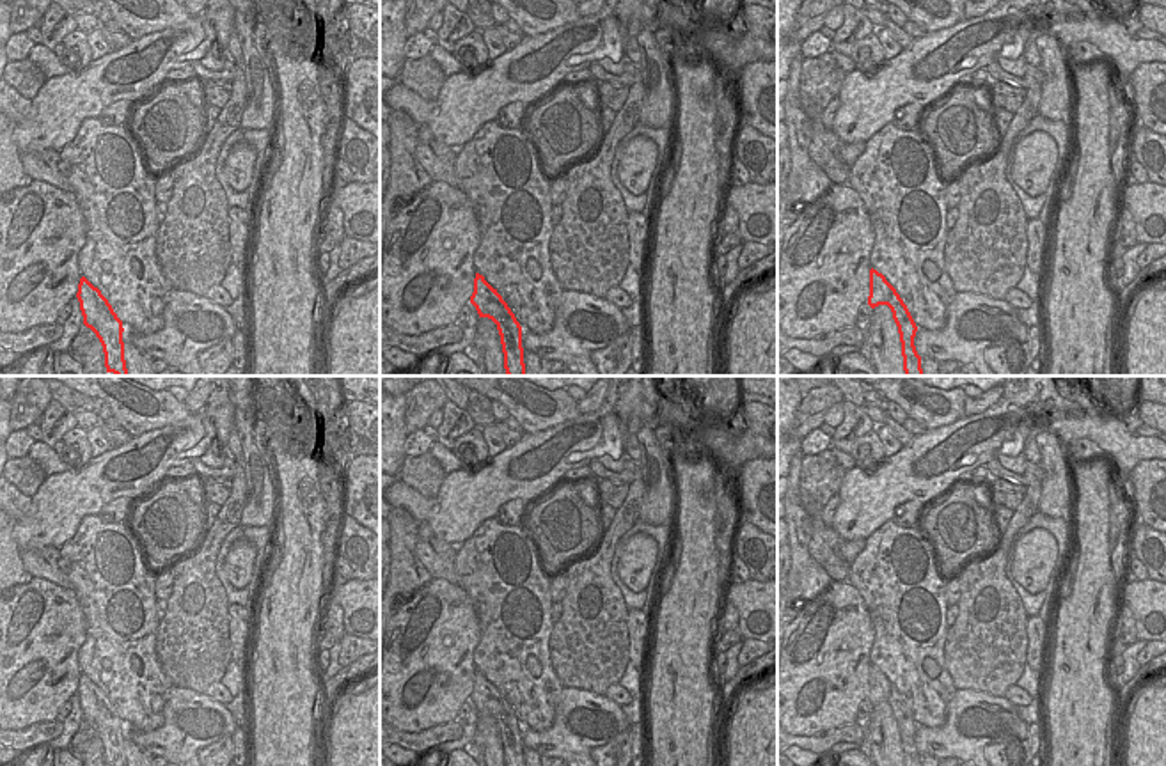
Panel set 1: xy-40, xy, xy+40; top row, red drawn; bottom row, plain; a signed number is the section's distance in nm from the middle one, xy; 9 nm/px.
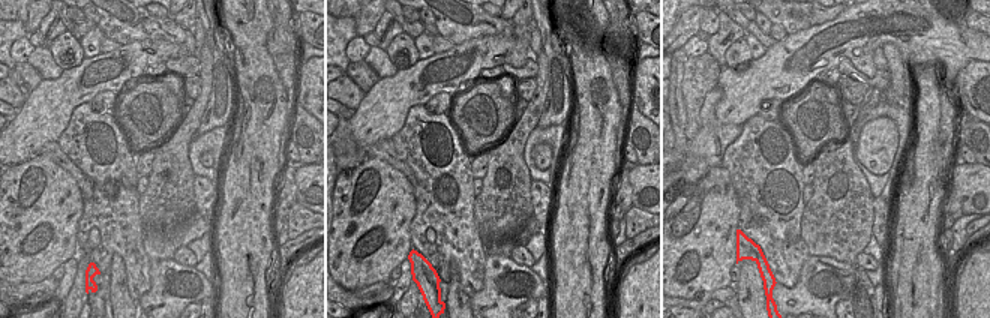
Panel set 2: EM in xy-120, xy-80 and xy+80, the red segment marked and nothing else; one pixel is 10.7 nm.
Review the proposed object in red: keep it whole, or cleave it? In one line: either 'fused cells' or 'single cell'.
single cell

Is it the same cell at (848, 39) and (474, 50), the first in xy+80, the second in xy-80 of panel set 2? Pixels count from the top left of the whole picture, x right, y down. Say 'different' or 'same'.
same

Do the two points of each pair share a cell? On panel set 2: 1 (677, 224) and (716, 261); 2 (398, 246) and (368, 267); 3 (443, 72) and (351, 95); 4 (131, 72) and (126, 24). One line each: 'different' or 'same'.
1: same
2: same
3: different
4: different

